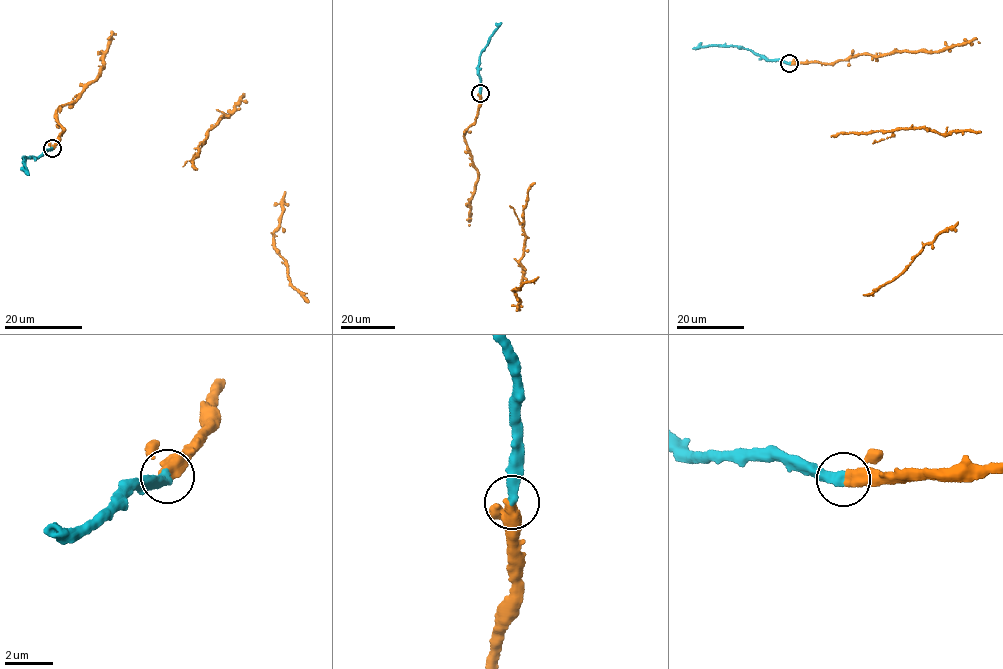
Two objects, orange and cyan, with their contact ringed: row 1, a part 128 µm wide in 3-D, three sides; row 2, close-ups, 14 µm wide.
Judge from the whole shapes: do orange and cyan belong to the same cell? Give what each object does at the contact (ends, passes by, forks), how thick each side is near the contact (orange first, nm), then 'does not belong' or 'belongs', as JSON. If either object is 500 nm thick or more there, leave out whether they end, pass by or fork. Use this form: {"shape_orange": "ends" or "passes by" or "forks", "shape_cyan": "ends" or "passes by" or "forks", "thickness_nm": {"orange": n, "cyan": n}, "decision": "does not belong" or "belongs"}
{"shape_orange": "passes by", "shape_cyan": "ends", "thickness_nm": {"orange": 380, "cyan": 400}, "decision": "belongs"}

